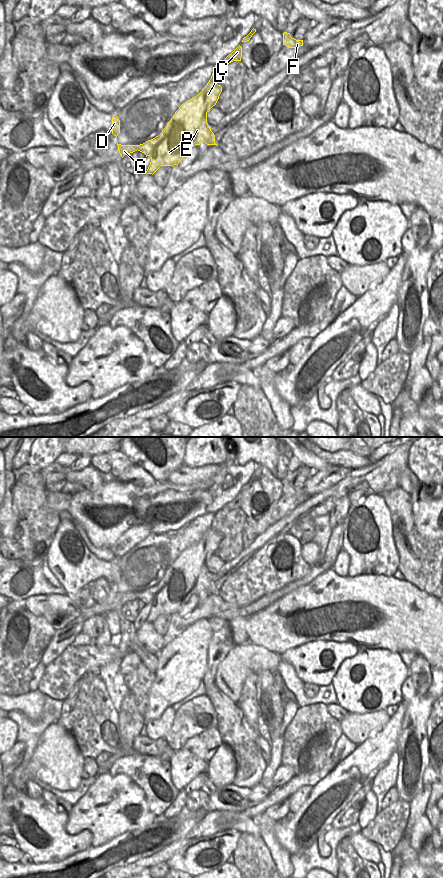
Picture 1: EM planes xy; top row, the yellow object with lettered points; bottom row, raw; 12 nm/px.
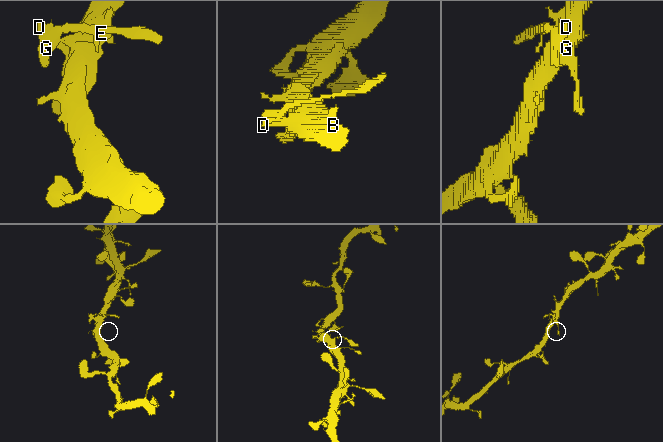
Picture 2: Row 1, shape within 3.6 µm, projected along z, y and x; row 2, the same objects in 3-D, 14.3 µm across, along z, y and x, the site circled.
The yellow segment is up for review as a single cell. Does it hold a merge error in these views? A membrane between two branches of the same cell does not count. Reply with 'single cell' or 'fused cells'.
fused cells

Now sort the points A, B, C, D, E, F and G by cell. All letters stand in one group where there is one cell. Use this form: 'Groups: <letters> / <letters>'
Groups: A B C E F / D G

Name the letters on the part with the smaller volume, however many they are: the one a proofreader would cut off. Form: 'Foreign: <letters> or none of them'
Foreign: D, G

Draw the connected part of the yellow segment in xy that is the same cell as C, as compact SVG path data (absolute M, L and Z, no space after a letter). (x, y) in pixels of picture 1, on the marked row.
M239 45L223 61L215 65L211 79L202 91L194 98L183 103L175 112L171 120L167 123L162 132L155 138L146 141L140 145L134 145L138 151L151 157L150 165L146 171L147 174L154 174L161 166L174 166L186 156L190 149L195 145L205 142L207 145L217 145L215 135L207 123L207 113L216 105L222 92L222 87L216 83L216 78L233 61L241 61L242 47Z

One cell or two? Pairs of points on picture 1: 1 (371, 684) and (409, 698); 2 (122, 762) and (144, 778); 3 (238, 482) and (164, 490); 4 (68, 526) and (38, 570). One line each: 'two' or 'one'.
1: two
2: one
3: one
4: two

